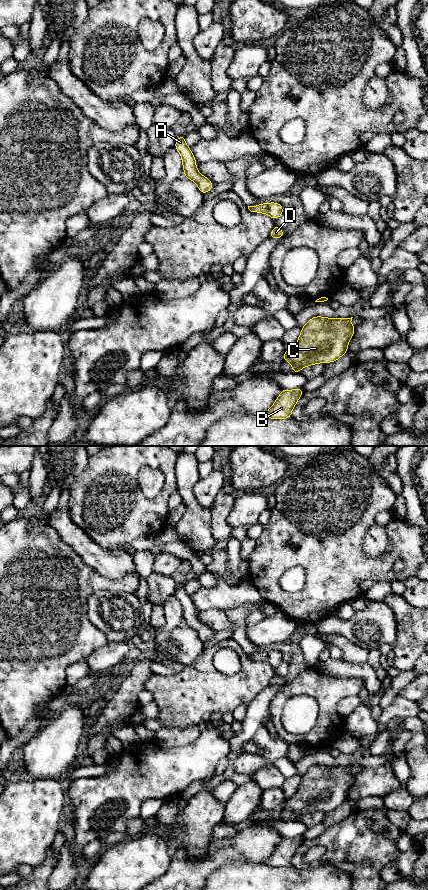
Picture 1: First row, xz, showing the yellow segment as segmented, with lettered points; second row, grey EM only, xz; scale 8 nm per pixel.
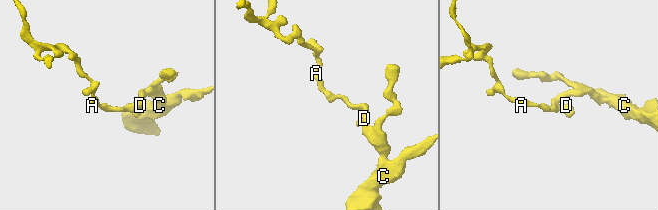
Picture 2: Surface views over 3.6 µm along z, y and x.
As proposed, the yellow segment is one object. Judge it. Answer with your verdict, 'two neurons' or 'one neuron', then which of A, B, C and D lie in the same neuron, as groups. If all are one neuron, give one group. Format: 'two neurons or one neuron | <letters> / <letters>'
one neuron | A B C D

